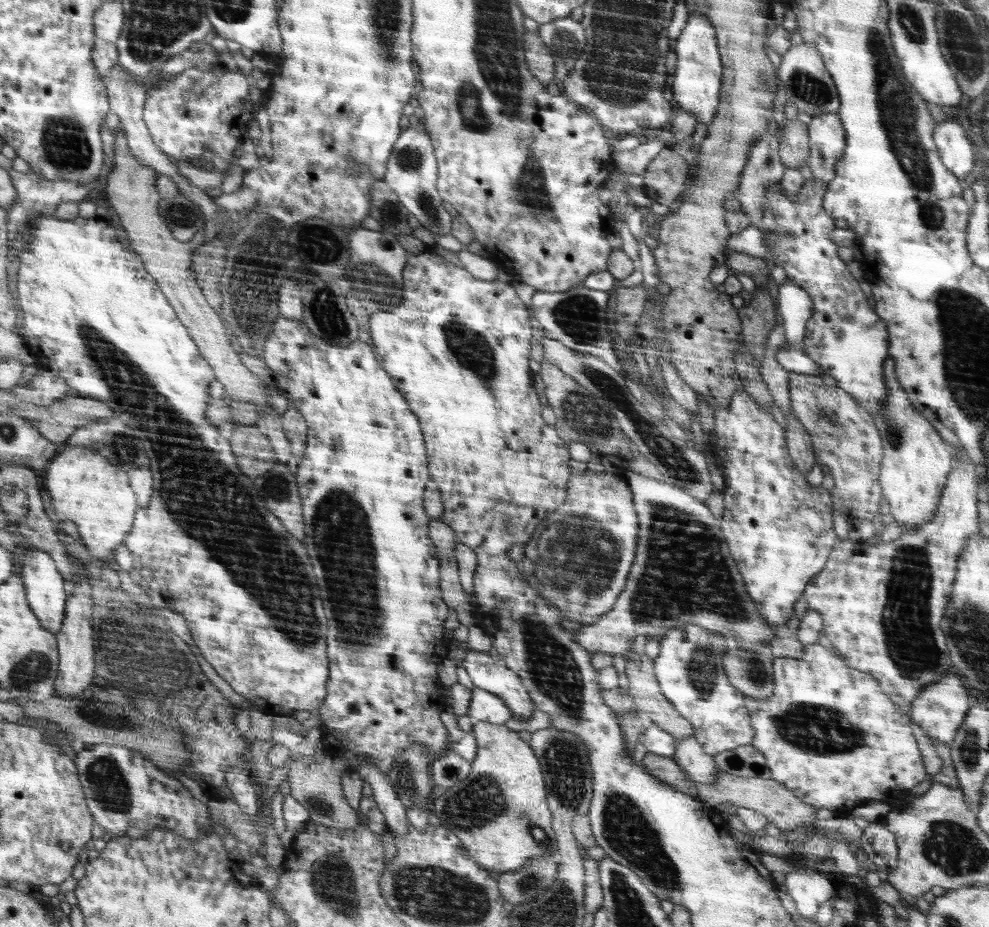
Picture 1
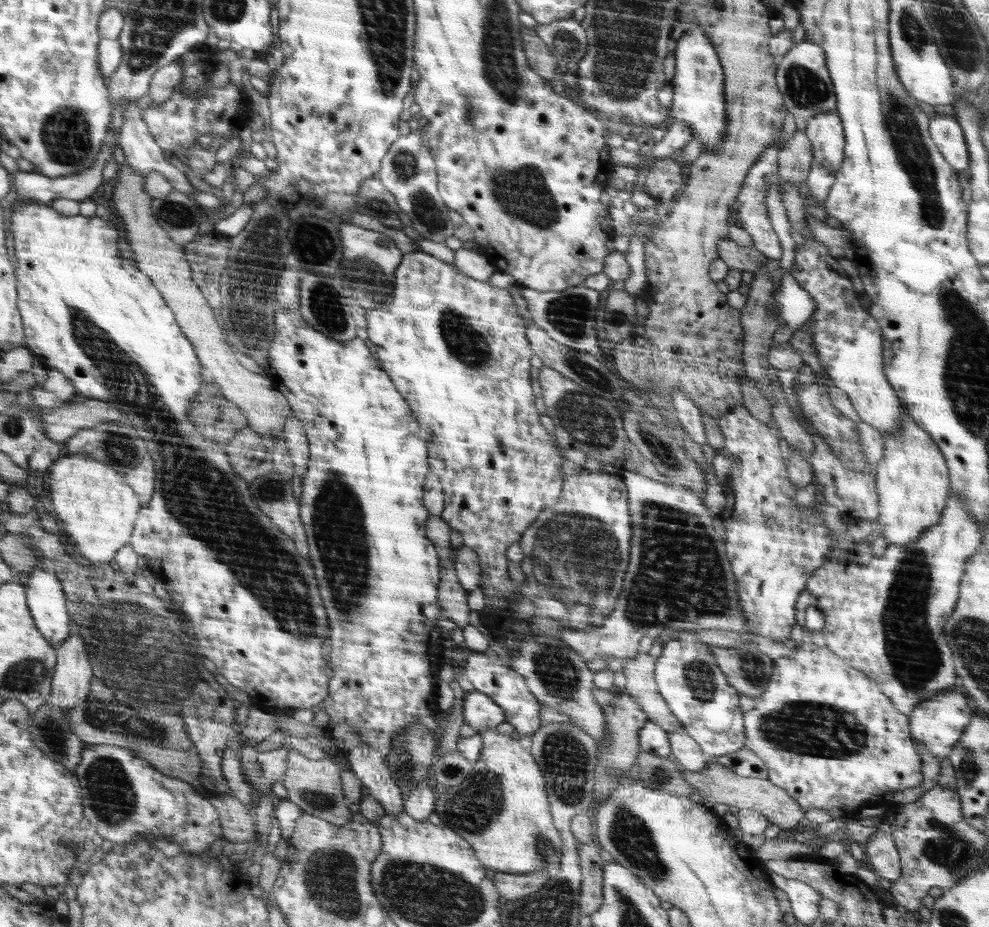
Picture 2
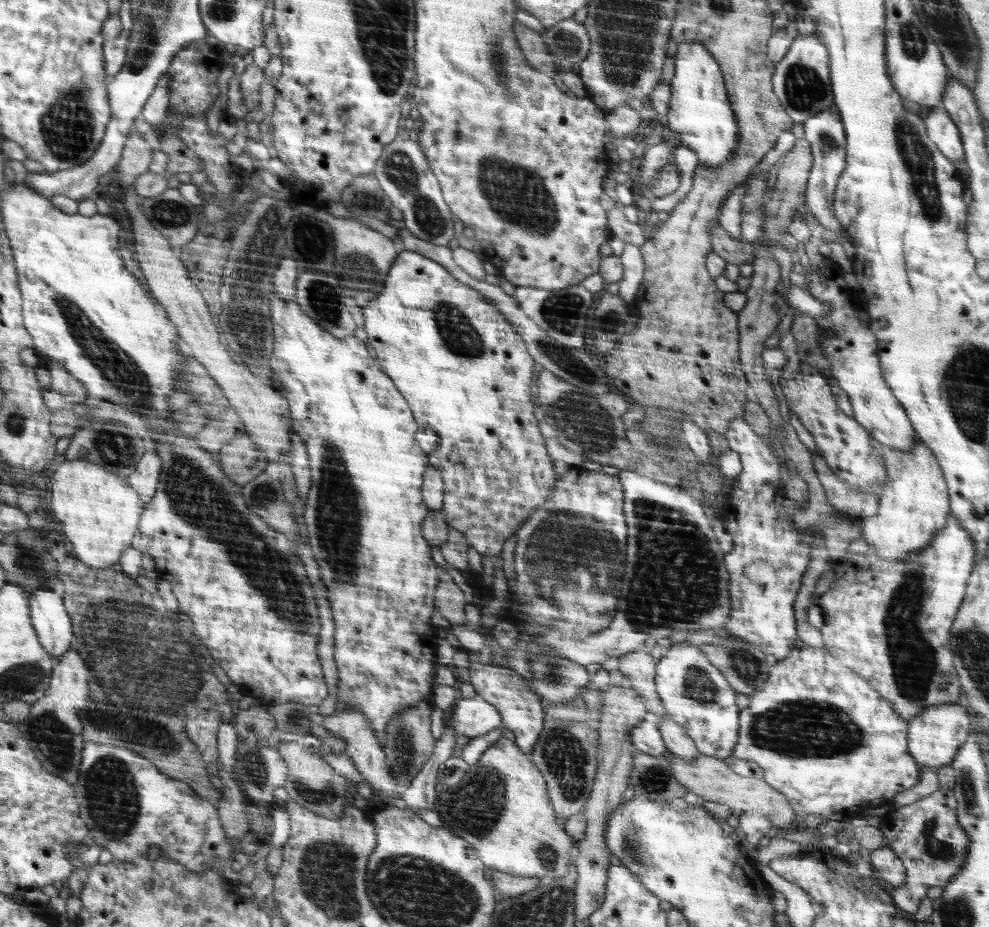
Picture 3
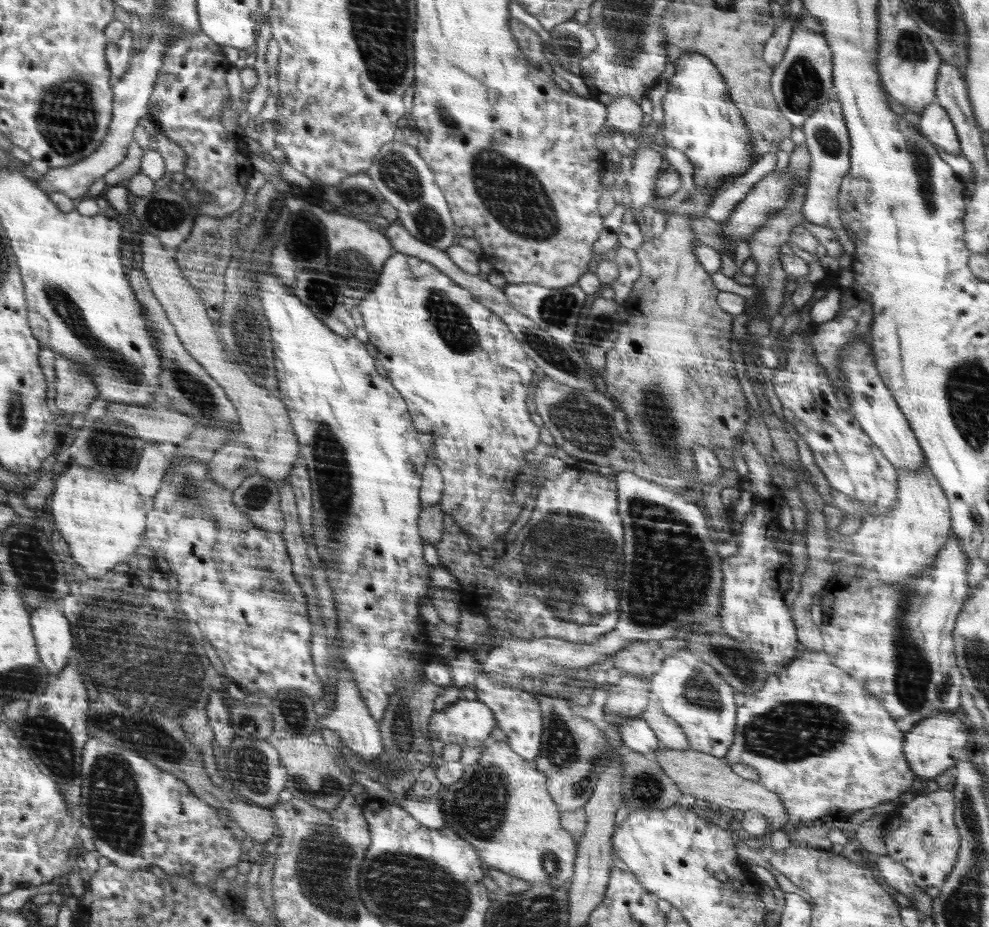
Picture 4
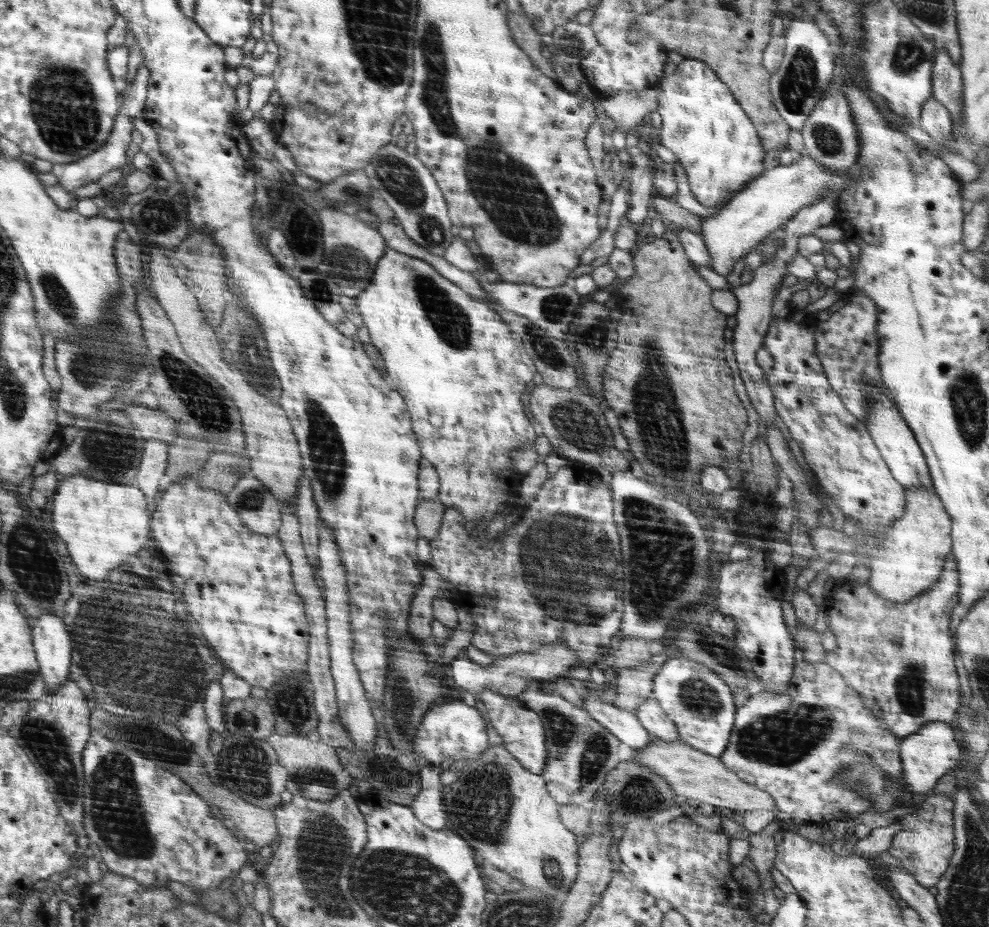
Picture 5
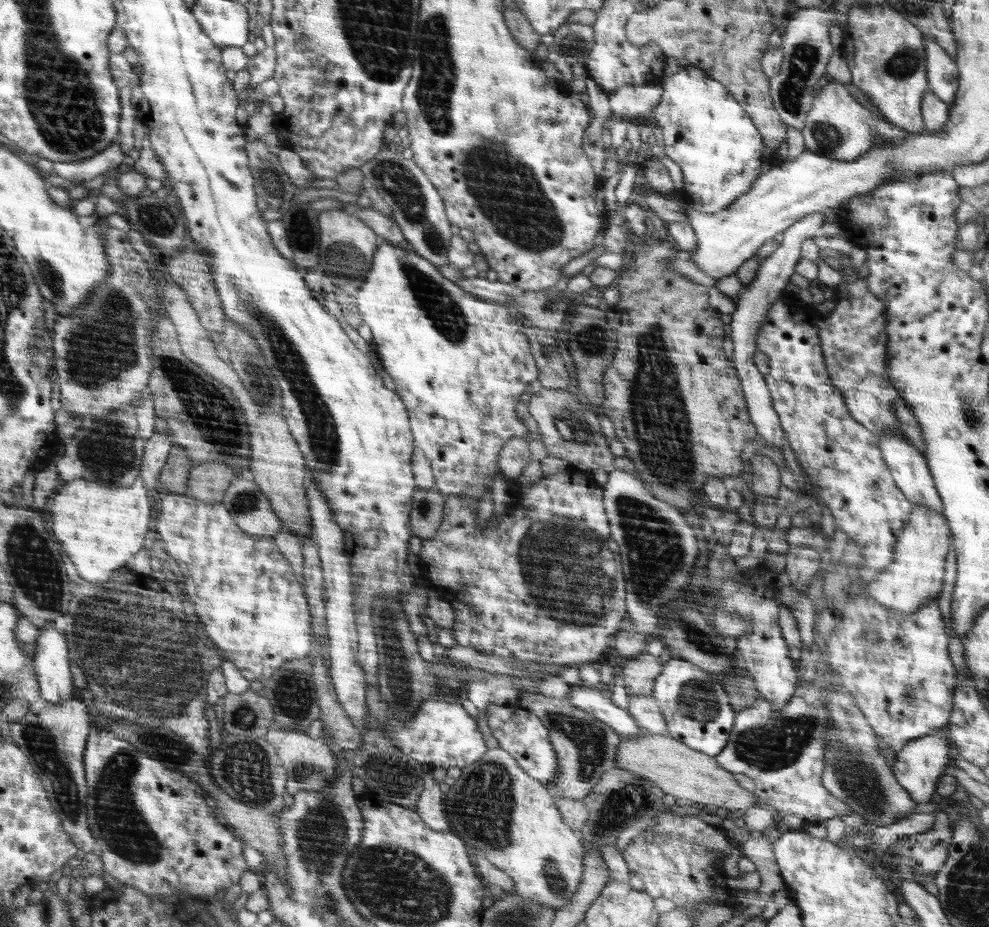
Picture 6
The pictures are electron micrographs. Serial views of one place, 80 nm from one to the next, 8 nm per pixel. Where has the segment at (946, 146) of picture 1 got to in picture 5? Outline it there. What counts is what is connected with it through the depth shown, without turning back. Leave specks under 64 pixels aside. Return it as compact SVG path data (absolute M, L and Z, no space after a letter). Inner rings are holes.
M930 97L922 106L921 118L919 119L920 128L934 141L940 144L952 144L953 122L946 107L937 102L934 97Z

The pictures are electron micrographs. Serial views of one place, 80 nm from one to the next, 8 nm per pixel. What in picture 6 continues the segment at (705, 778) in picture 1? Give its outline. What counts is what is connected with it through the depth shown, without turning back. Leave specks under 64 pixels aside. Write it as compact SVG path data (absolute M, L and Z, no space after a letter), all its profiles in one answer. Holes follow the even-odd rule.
M637 694L629 696L627 700L626 709L636 720L638 727L645 732L668 736L666 721L654 697Z

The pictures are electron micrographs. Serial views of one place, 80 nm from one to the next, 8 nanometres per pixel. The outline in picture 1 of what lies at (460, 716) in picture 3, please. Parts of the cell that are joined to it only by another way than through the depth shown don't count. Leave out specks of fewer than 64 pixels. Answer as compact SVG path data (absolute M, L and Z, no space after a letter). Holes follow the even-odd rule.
M476 687L472 688L467 714L473 722L481 721L496 725L504 725L514 718L513 711L498 694Z

